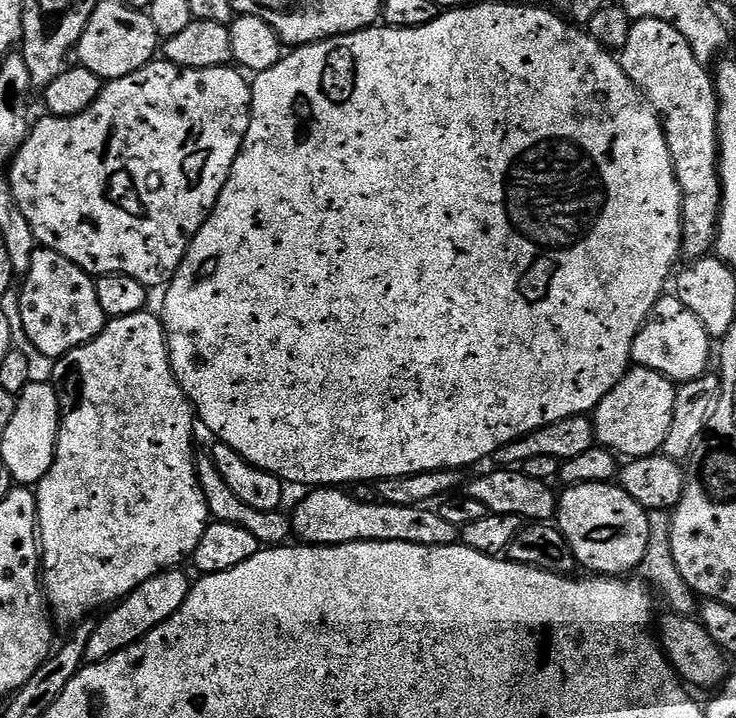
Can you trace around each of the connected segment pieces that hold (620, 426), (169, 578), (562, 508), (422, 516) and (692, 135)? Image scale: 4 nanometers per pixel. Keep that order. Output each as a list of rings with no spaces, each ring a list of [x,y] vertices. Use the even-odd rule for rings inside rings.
[[[629,367],[623,378],[602,398],[594,413],[596,444],[624,458],[655,456],[663,449],[674,418],[677,385],[649,368]]]
[[[184,570],[159,572],[154,578],[142,582],[142,586],[138,586],[115,606],[109,607],[96,620],[94,634],[90,634],[90,642],[86,642],[85,661],[89,664],[97,664],[108,660],[114,654],[118,654],[118,650],[150,634],[150,630],[154,630],[159,624],[165,624],[179,610],[182,602],[186,602],[189,587],[190,579],[188,580]]]
[[[615,483],[573,484],[565,487],[563,491],[558,496],[558,507],[554,520],[560,533],[571,546],[577,565],[581,569],[588,568],[584,570],[589,573],[613,578],[620,578],[628,574],[624,572],[635,573],[642,562],[643,554],[646,553],[646,542],[649,541],[646,509],[638,502],[634,502],[634,498],[630,498],[630,494],[626,494],[624,489]]]
[[[320,486],[290,512],[292,536],[308,546],[353,544],[354,542],[406,542],[418,546],[450,546],[461,539],[462,529],[446,522],[439,511],[428,506],[398,506],[355,500],[347,491],[336,486]]]
[[[646,18],[633,23],[630,38],[618,59],[622,70],[636,89],[644,95],[645,100],[660,117],[664,126],[666,146],[678,178],[682,194],[682,240],[680,247],[689,261],[703,260],[716,247],[716,233],[720,227],[720,141],[716,134],[716,115],[720,109],[716,98],[716,85],[709,69],[694,58],[694,50],[674,26],[658,18]]]

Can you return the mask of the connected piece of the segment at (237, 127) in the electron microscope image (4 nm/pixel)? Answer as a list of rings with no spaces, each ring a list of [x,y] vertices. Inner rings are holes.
[[[163,58],[153,59],[151,64],[126,74],[126,78],[107,81],[101,87],[98,98],[82,114],[73,116],[45,115],[45,120],[37,119],[28,133],[26,142],[12,159],[8,169],[10,186],[18,202],[18,210],[26,214],[26,222],[34,230],[37,245],[42,248],[53,248],[58,254],[70,258],[83,272],[98,276],[129,276],[142,282],[149,290],[167,285],[172,275],[178,270],[190,242],[206,222],[212,207],[218,202],[222,190],[228,181],[230,170],[238,158],[240,148],[250,126],[252,113],[252,90],[243,71],[232,66],[223,68],[183,68]]]

